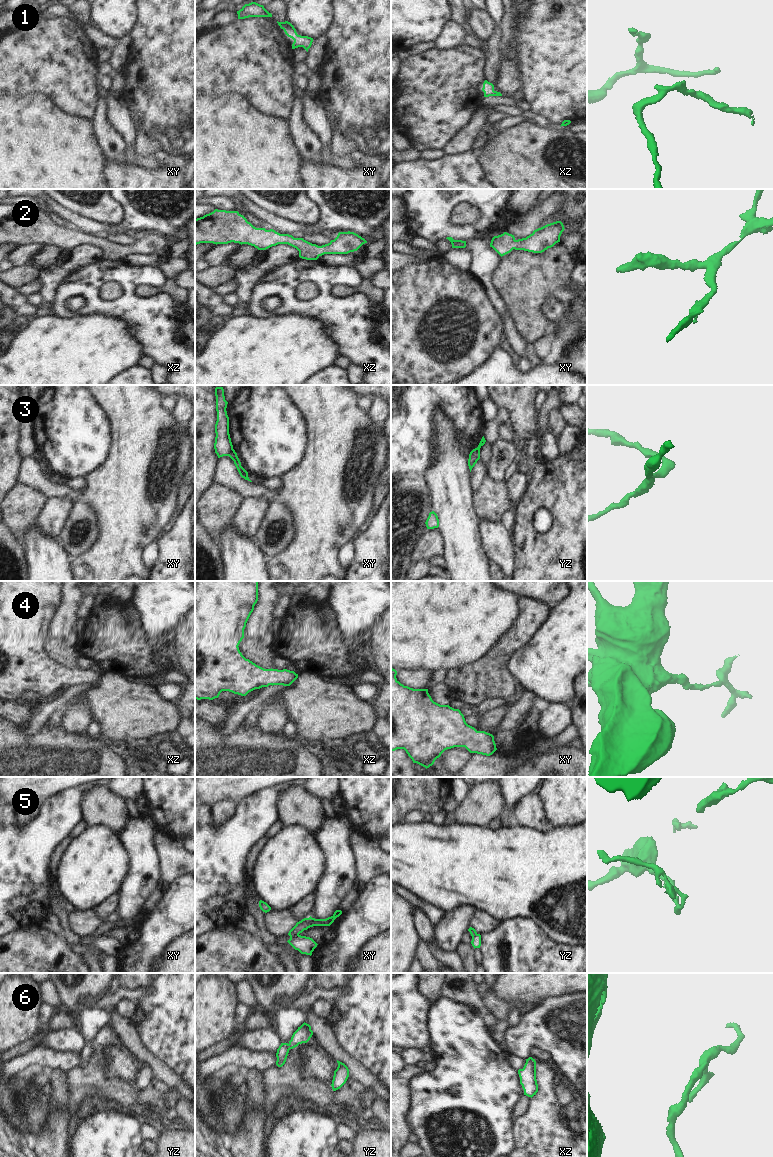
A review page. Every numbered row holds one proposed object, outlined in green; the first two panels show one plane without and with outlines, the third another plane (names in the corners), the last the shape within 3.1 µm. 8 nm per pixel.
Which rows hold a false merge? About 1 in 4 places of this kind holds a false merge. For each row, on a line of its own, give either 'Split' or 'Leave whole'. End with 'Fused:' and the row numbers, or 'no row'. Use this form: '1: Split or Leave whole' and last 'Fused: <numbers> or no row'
1: Leave whole
2: Leave whole
3: Split
4: Leave whole
5: Split
6: Leave whole
Fused: 3, 5

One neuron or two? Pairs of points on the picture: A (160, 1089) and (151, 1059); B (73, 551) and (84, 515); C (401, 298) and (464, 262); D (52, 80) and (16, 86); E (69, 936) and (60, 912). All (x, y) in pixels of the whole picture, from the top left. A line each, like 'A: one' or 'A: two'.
A: two
B: one
C: two
D: one
E: one

